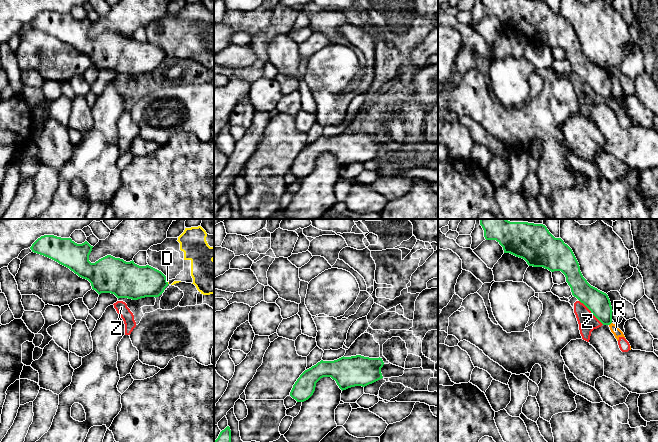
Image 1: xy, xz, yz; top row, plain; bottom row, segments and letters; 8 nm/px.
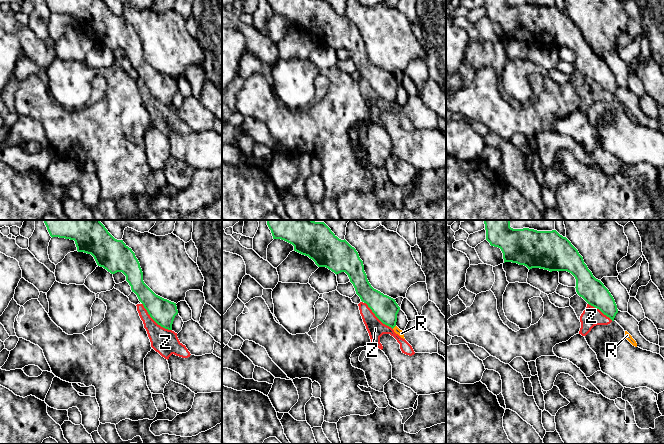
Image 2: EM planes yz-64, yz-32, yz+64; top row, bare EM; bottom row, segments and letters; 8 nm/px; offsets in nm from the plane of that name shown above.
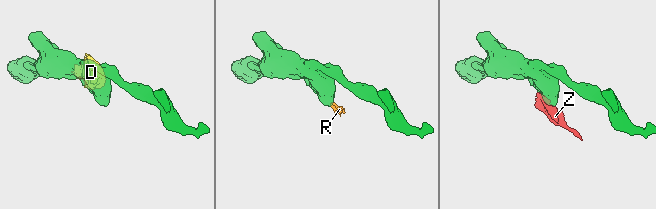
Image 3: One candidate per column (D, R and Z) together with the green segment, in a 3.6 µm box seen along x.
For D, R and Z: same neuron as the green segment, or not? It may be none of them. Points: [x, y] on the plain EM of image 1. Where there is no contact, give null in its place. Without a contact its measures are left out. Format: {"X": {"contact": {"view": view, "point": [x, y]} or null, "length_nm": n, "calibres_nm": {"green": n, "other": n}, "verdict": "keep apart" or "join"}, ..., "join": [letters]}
{"D": {"contact": {"view": "xy", "point": [167, 58]}, "length_nm": 40, "calibres_nm": {"green": 260, "other": 20}, "verdict": "keep apart"}, "R": {"contact": {"view": "yz", "point": [610, 99]}, "length_nm": 40, "calibres_nm": {"green": 190, "other": 70}, "verdict": "keep apart"}, "Z": {"contact": {"view": "yz", "point": [591, 88]}, "length_nm": 280, "calibres_nm": {"green": 190, "other": 150}, "verdict": "keep apart"}, "join": []}

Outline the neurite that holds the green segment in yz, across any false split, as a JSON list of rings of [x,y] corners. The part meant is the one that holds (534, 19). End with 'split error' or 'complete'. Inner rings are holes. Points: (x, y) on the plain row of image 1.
[[[480,0],[486,16],[496,16],[504,26],[524,35],[529,42],[561,47],[572,71],[603,100],[612,99],[608,71],[591,62],[583,53],[572,25],[555,14],[543,0]]]; complete

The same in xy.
[[[54,11],[41,12],[30,23],[32,28],[52,35],[88,56],[99,71],[111,69],[118,75],[132,76],[156,74],[169,61],[161,47],[149,41],[139,42],[133,36],[126,38],[107,31],[91,39],[92,24],[87,17],[77,20],[71,14]]]; complete

